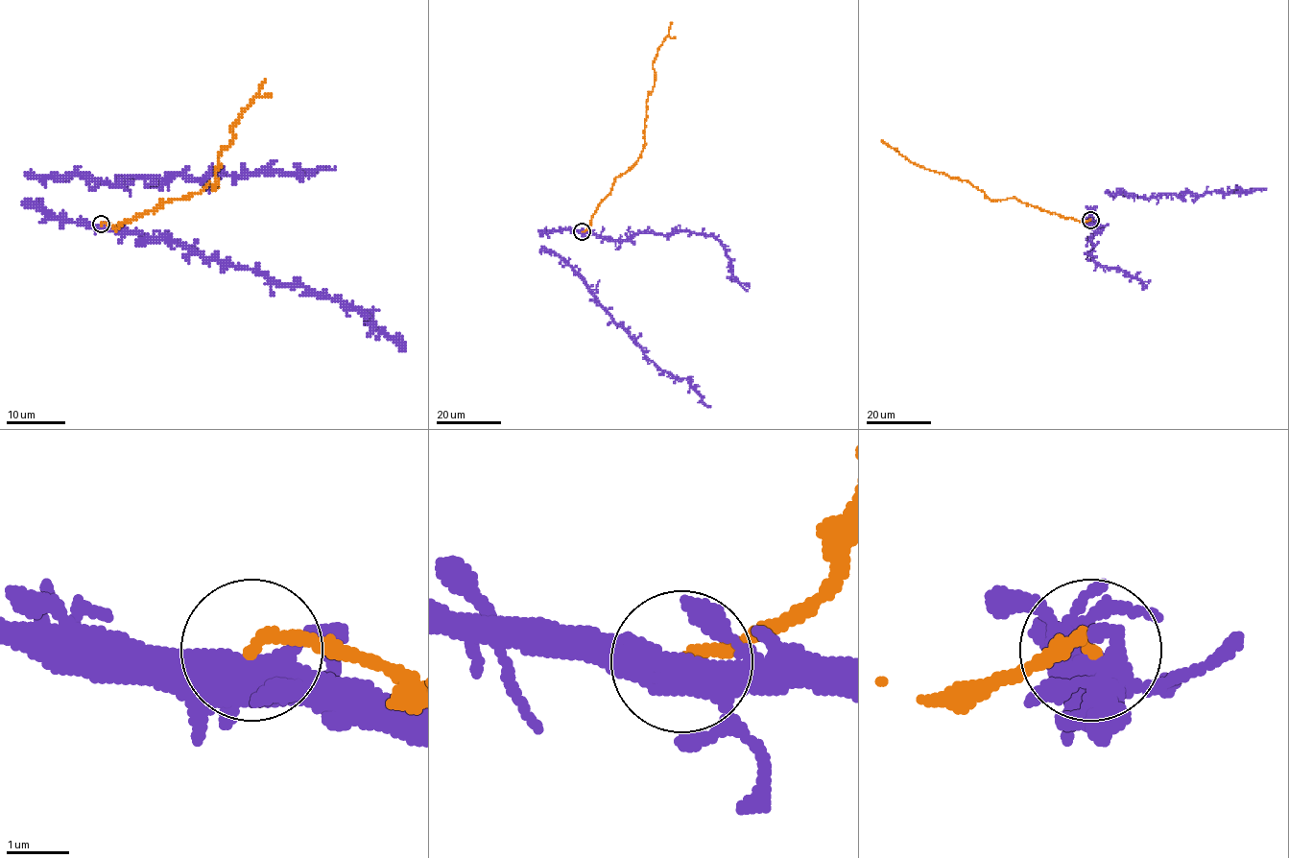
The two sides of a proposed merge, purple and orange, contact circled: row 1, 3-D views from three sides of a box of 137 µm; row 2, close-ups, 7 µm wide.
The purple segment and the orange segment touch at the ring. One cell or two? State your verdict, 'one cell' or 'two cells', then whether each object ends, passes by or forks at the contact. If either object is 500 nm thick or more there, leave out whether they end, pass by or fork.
two cells; purple forks there; orange ends there

